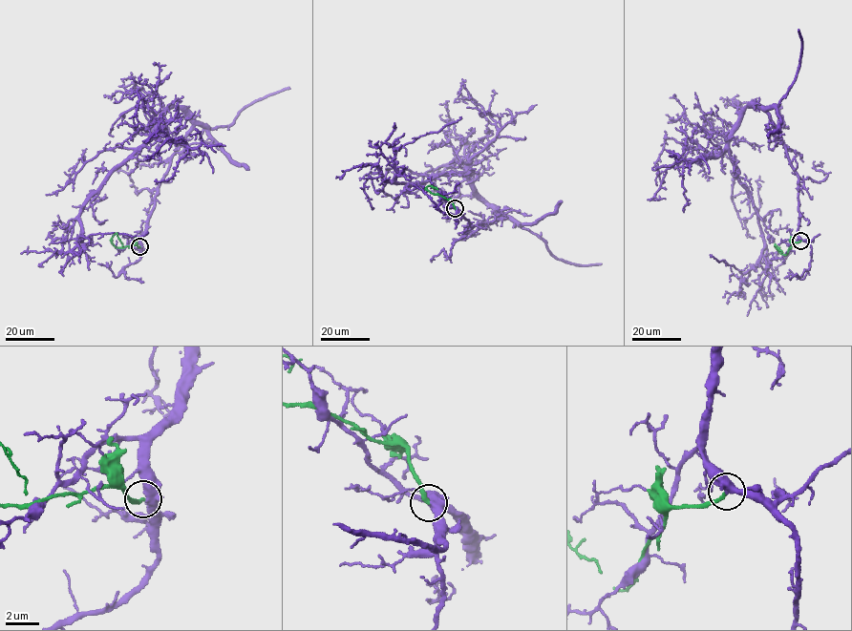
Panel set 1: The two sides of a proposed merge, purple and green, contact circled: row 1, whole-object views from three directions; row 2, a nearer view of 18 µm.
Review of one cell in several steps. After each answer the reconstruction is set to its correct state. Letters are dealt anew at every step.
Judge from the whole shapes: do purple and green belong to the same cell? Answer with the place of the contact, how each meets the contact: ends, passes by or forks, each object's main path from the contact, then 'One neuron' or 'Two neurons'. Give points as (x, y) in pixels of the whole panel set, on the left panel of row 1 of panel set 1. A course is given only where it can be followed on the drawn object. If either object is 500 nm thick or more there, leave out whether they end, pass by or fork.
Place: (139, 246). Course of purple: (140, 246), (157, 187), (192, 126), (174, 106), (91, 197), (79, 216), (83, 239), (147, 231). Course of green: (139, 246), (116, 247), (111, 239), (115, 234), (122, 246). Two neurons

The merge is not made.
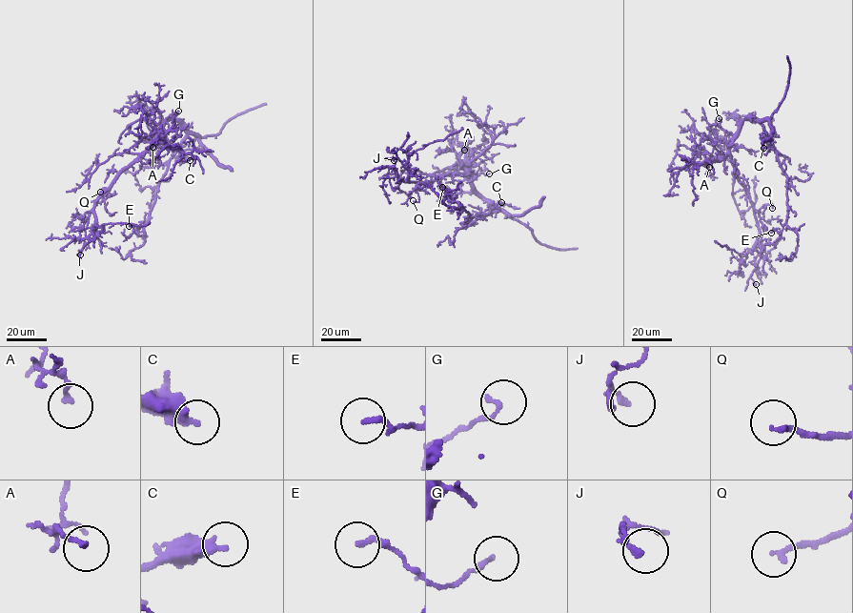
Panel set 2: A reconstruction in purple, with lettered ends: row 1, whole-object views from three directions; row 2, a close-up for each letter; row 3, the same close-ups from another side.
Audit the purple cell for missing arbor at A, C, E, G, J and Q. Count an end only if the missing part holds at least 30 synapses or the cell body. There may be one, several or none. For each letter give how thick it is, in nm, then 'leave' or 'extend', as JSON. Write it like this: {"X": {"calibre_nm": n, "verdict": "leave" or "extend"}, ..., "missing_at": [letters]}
{"A": {"calibre_nm": 130, "verdict": "leave"}, "C": {"calibre_nm": 440, "verdict": "leave"}, "E": {"calibre_nm": 160, "verdict": "leave"}, "G": {"calibre_nm": 150, "verdict": "leave"}, "J": {"calibre_nm": 200, "verdict": "leave"}, "Q": {"calibre_nm": 180, "verdict": "leave"}, "missing_at": []}

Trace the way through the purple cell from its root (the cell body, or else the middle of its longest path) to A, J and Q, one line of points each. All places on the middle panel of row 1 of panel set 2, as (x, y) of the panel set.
A: (475, 188), (459, 158), (464, 150)
J: (475, 188), (463, 173), (446, 174), (432, 181), (407, 181), (409, 172), (396, 157), (394, 160)
Q: (475, 188), (468, 175), (446, 174), (419, 185), (416, 191), (419, 201), (413, 200)

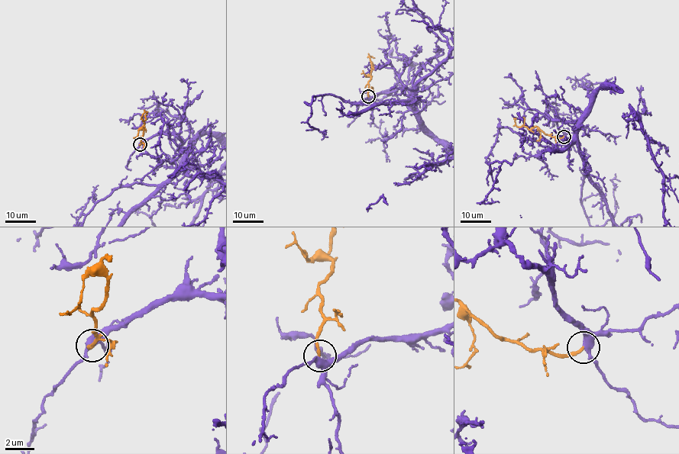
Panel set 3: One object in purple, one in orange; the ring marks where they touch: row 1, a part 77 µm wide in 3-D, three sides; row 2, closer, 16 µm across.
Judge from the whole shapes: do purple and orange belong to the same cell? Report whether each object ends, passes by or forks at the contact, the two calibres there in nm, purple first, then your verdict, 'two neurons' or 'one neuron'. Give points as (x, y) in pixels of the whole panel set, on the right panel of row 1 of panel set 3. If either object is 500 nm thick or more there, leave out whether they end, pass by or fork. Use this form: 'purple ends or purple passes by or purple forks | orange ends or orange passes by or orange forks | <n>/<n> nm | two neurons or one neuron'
purple passes by | orange ends | 420/200 nm | one neuron

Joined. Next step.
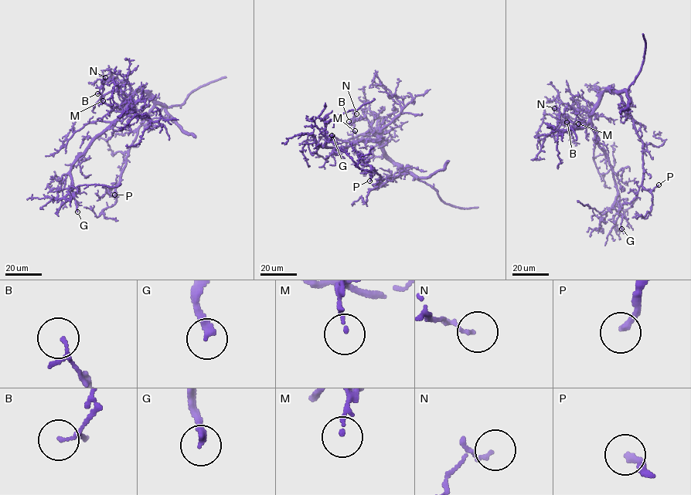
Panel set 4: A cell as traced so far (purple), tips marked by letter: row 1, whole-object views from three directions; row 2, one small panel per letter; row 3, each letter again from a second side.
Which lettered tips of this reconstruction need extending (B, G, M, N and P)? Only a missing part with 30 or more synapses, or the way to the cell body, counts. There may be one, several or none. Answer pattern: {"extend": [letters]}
{"extend": ["G", "P"]}

